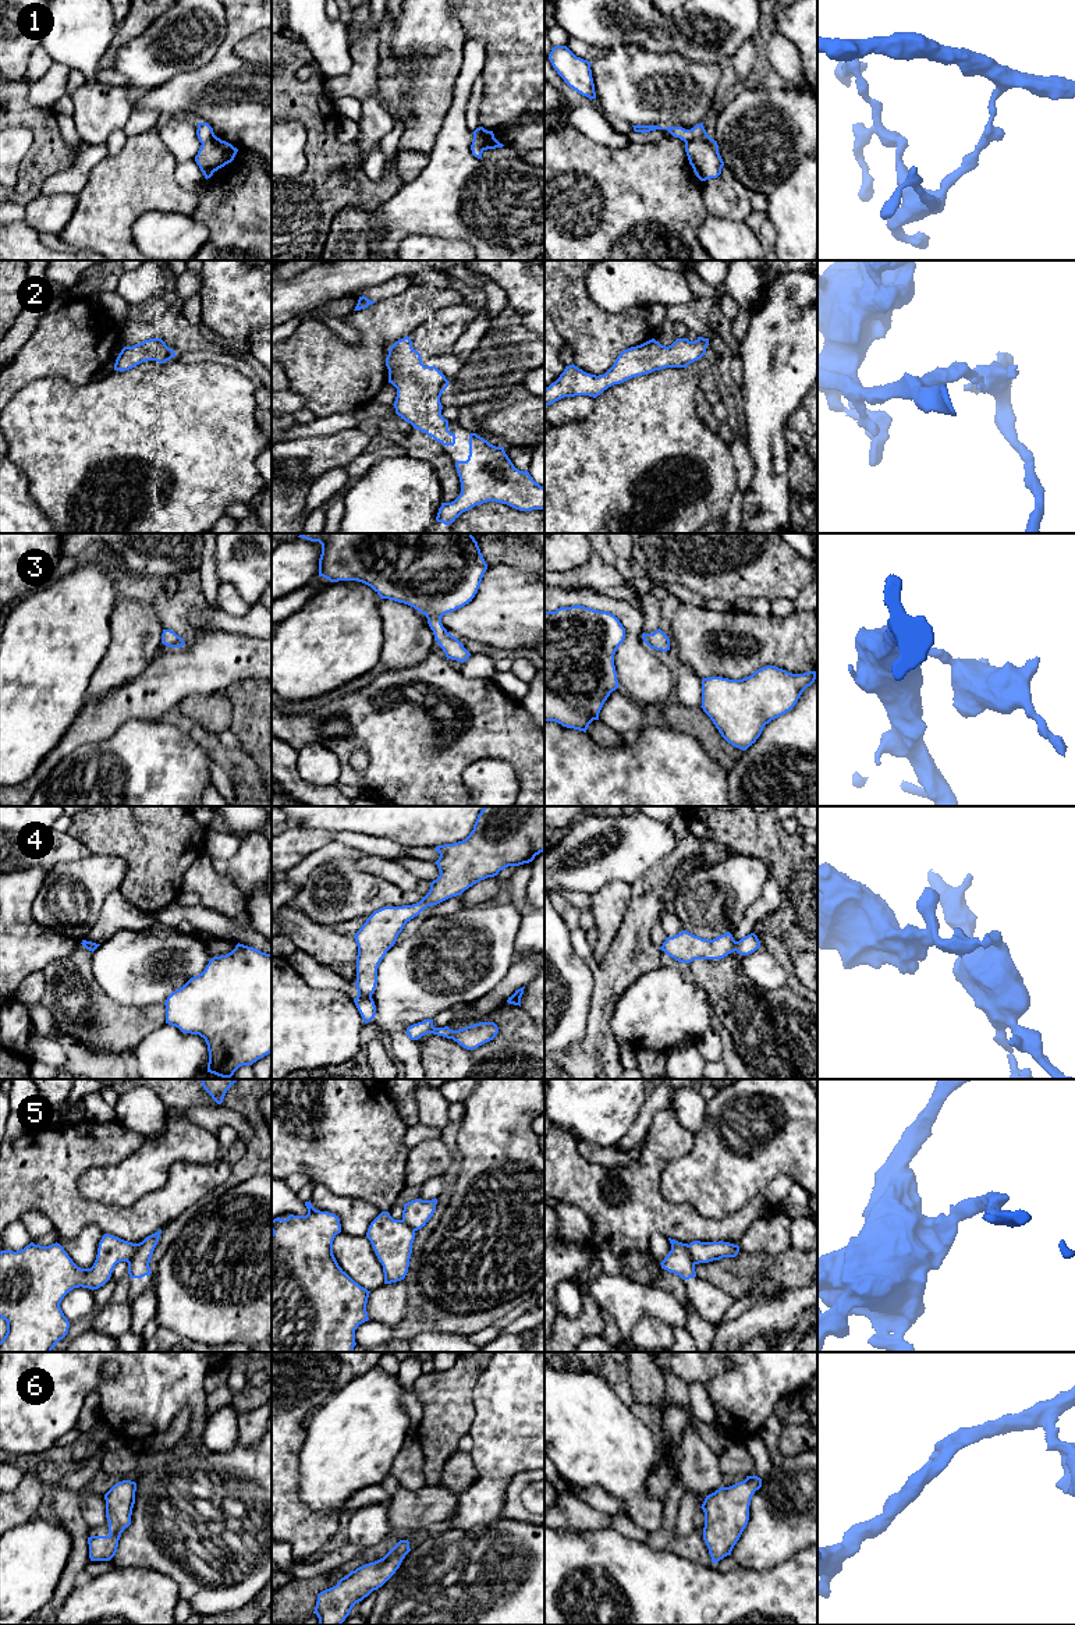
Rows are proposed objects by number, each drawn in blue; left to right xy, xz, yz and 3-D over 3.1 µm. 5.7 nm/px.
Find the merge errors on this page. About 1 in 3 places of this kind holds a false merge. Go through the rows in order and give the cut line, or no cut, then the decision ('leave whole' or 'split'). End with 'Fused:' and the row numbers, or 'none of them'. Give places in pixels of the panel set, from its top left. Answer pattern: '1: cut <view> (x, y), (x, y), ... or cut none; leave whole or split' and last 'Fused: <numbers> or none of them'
1: cut yz (685, 142), (705, 141), (717, 151); split
2: cut none; leave whole
3: cut none; leave whole
4: cut xz (358, 994), (371, 997); split
5: cut xy (137, 1244), (137, 1251), (128, 1263); split
6: cut none; leave whole
Fused: 1, 4, 5

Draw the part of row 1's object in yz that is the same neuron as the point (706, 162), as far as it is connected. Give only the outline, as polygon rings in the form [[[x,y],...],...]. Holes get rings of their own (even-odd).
[[[703,141],[685,143],[685,152],[693,173],[700,181],[717,178],[721,174],[724,162],[714,148]]]

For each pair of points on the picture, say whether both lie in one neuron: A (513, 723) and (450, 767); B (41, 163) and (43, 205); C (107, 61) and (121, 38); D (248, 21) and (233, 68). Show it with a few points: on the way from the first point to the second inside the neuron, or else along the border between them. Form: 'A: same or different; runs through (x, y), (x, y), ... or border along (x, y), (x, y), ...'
A: same; runs through (497, 727), (490, 727), (465, 752)
B: different; border along (41, 192), (25, 206)
C: same; runs through (109, 56), (116, 43)
D: same; runs through (237, 32), (229, 42), (229, 57)

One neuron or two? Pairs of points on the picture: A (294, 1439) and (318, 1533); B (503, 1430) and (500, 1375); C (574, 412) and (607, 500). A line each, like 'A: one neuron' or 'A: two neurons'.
A: one neuron
B: one neuron
C: two neurons

